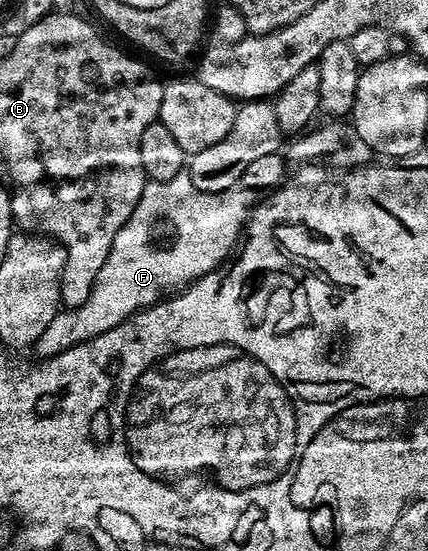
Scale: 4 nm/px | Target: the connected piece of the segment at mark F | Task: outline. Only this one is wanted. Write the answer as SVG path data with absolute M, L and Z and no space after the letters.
M187 172L162 182L146 181L143 196L139 196L139 204L135 204L135 212L131 212L131 220L127 220L127 224L119 228L119 236L115 236L115 244L111 244L111 252L107 252L107 260L103 268L99 268L99 276L95 276L91 294L87 296L87 300L83 300L83 304L57 311L55 320L47 324L43 336L39 336L35 343L36 357L41 360L53 358L67 348L81 345L88 338L111 332L111 328L115 328L137 311L146 310L166 296L184 290L205 274L218 269L234 253L242 237L245 223L255 205L253 198L254 191L246 190L240 184L223 192L201 192L199 188L195 188Z

